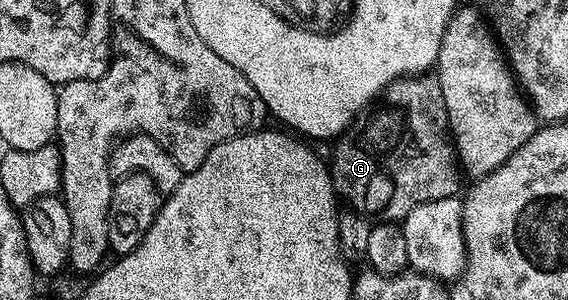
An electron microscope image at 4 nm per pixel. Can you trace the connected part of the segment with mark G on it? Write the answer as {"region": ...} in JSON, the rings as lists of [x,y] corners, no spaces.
{"region":[[[435,76],[401,78],[384,90],[383,101],[384,105],[377,104],[367,114],[369,117],[364,129],[353,128],[347,136],[335,142],[336,154],[330,160],[332,187],[339,196],[341,193],[352,204],[349,206],[360,216],[376,223],[400,223],[406,215],[410,215],[410,211],[414,211],[414,207],[422,203],[457,196],[461,192],[462,166],[452,130],[448,128],[446,99]]]}

